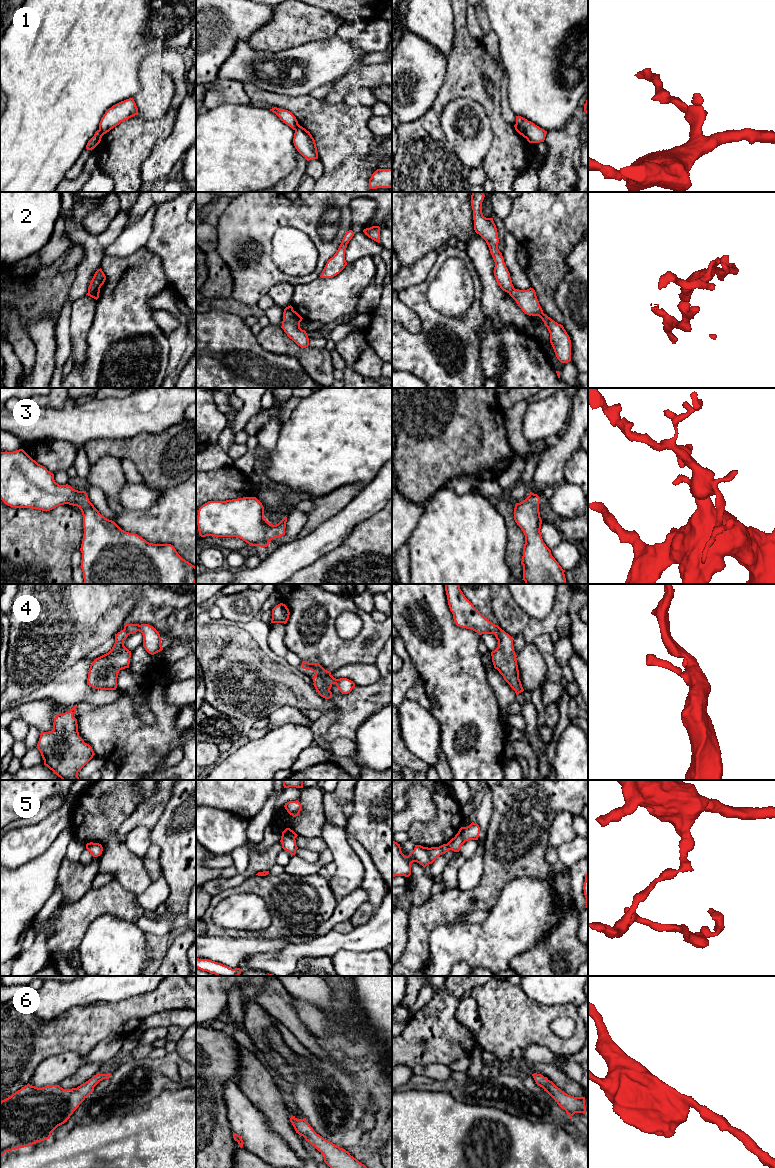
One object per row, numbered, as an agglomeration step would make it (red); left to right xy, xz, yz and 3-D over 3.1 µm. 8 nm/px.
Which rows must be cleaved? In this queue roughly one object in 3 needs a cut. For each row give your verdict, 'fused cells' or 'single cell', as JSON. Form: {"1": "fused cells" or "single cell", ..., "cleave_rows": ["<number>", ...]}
{"1": "fused cells", "2": "fused cells", "3": "single cell", "4": "single cell", "5": "fused cells", "6": "single cell", "cleave_rows": ["1", "2", "5"]}

